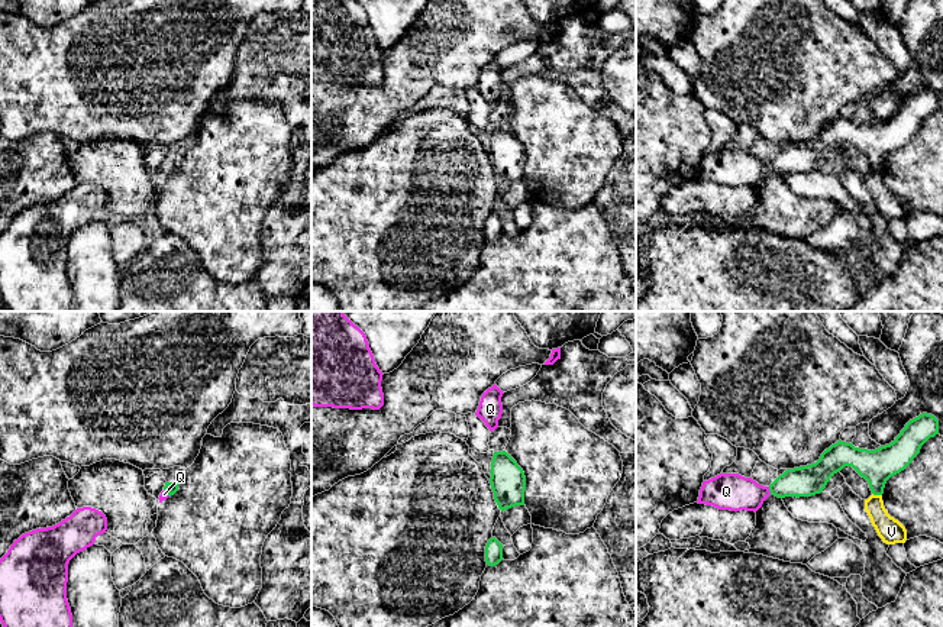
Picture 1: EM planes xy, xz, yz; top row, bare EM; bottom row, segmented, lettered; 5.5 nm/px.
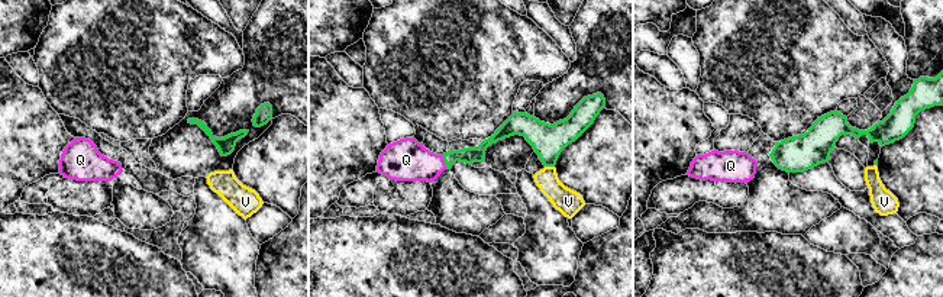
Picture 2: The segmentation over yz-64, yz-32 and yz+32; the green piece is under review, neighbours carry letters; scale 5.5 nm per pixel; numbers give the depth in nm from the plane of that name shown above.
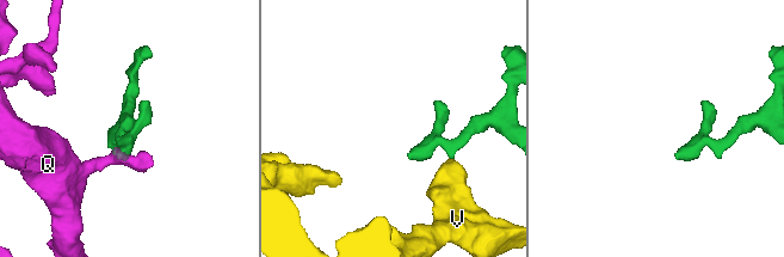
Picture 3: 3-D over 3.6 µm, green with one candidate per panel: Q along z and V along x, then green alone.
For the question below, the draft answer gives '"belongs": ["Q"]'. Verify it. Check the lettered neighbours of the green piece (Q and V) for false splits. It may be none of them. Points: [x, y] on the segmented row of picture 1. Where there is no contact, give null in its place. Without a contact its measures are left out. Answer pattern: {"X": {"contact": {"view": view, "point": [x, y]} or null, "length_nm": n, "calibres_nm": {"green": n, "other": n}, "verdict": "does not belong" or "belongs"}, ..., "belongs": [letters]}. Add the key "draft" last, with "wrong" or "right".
{"Q": {"contact": {"view": "yz", "point": [769, 490]}, "length_nm": 50, "calibres_nm": {"green": 170, "other": 200}, "verdict": "belongs"}, "V": {"contact": {"view": "yz", "point": [877, 494]}, "length_nm": 60, "calibres_nm": {"green": 190, "other": 140}, "verdict": "does not belong"}, "belongs": ["Q"], "draft": "right"}

